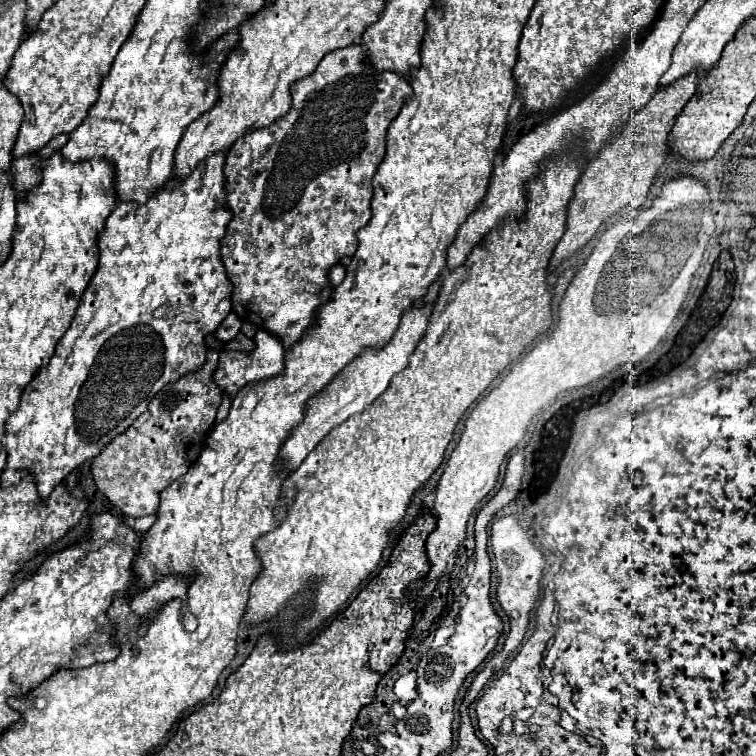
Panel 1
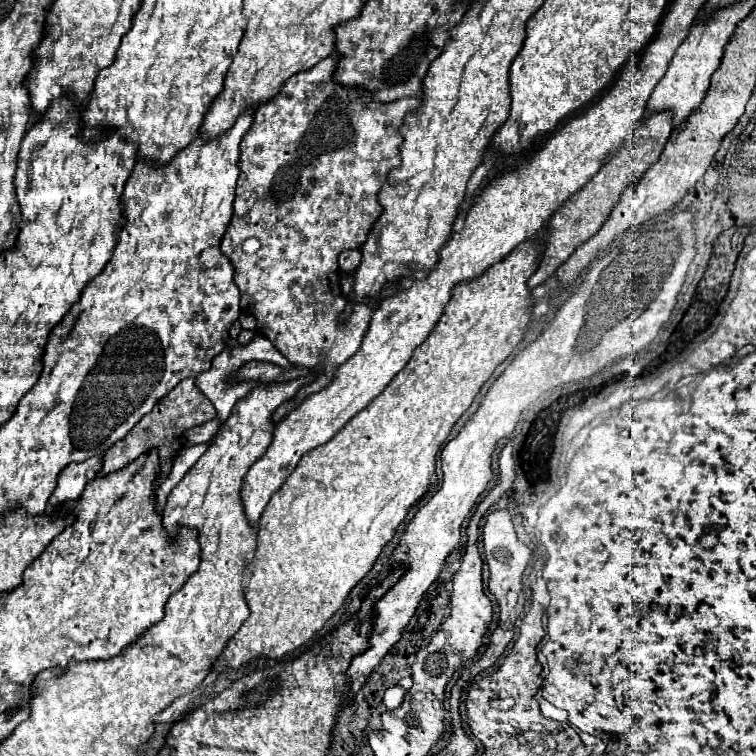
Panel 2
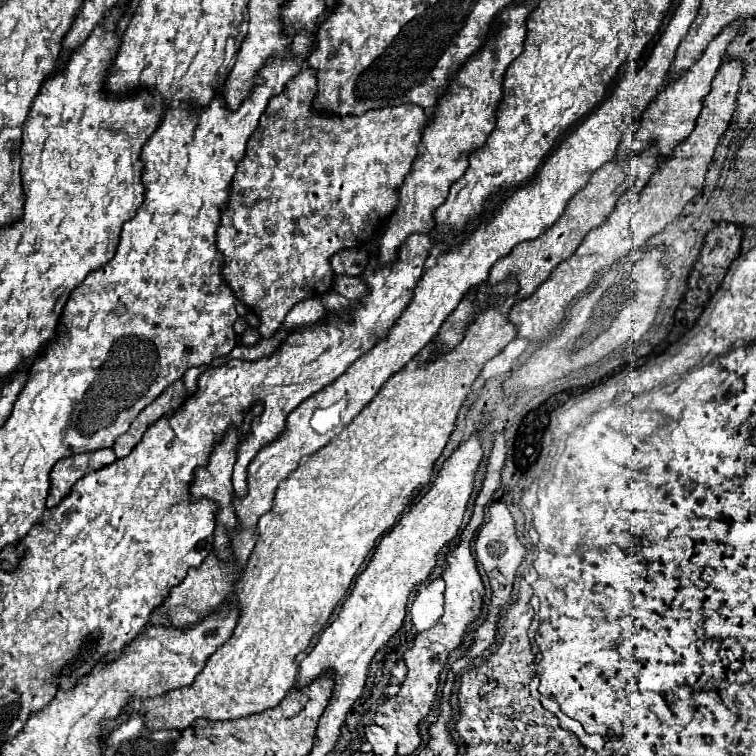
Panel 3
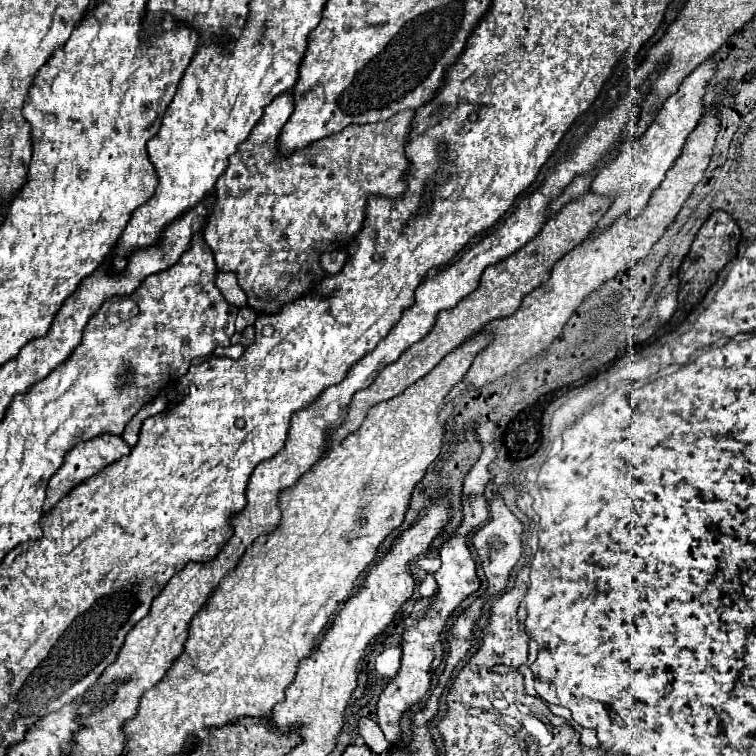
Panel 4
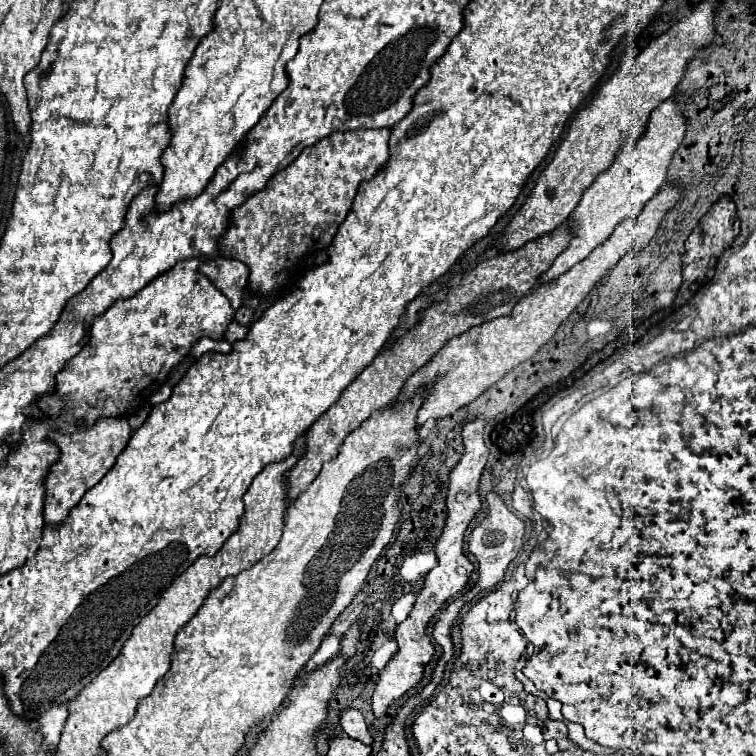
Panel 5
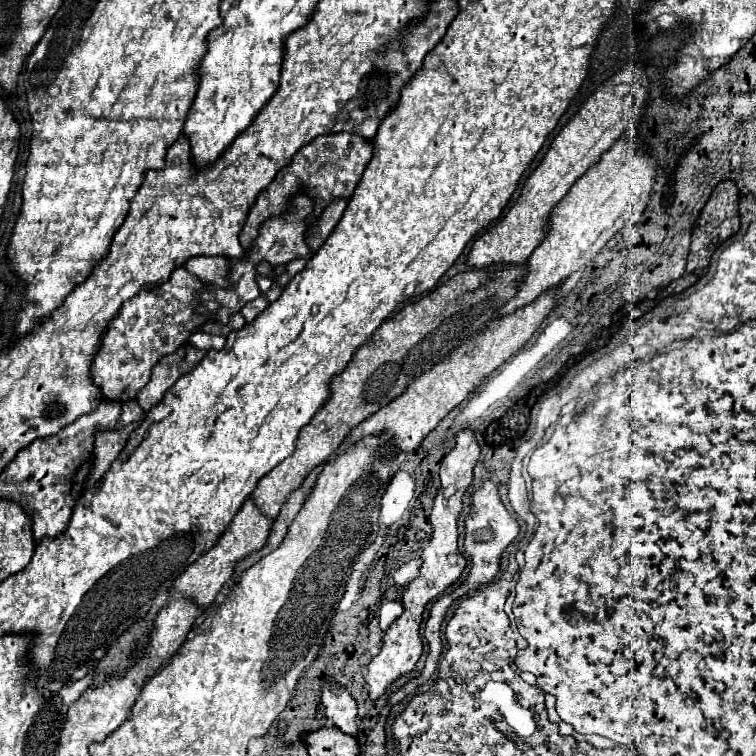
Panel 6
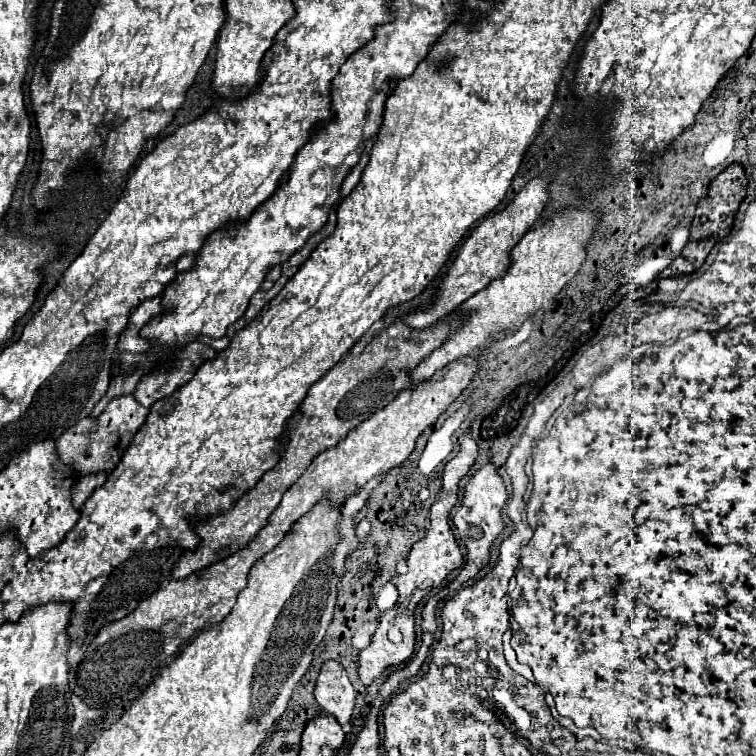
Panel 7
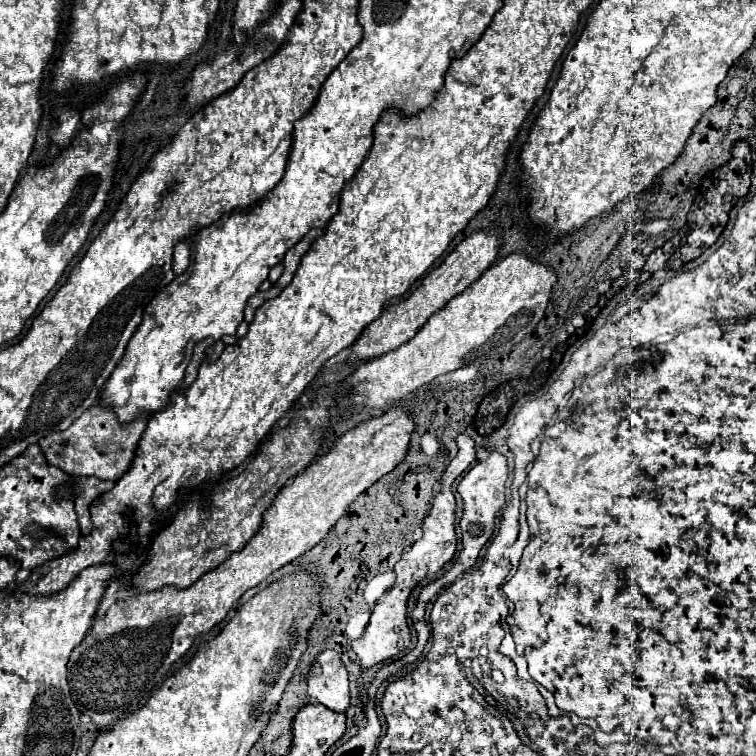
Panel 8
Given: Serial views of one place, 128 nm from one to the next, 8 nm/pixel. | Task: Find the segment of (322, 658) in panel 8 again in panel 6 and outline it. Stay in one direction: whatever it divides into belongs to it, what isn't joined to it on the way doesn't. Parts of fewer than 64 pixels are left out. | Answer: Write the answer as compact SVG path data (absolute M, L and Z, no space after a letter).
M324 684L322 686L322 704L326 708L328 720L334 722L344 734L356 736L358 722L356 722L356 702L350 692L338 684Z

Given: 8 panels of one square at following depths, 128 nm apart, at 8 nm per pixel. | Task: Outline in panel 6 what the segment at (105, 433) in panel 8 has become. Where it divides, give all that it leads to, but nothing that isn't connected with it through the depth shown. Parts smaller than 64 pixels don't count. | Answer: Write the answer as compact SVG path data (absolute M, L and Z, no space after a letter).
M126 402L126 404L122 404L122 416L120 416L120 422L118 422L118 428L122 428L122 426L126 426L126 424L130 424L130 422L134 422L134 420L140 420L140 416L142 416L144 412L142 412L142 408L138 406L138 402Z

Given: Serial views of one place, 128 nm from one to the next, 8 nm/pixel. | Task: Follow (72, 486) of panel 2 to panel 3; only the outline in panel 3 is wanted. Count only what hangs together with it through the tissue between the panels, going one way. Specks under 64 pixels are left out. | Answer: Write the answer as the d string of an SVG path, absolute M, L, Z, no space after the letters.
M104 448L104 450L96 450L96 452L86 452L86 454L76 454L76 456L68 456L64 460L60 460L50 478L52 478L52 486L50 486L50 496L46 506L52 508L56 504L60 504L62 498L66 498L70 494L70 488L88 472L92 470L100 470L106 464L112 464L116 460L112 448Z

